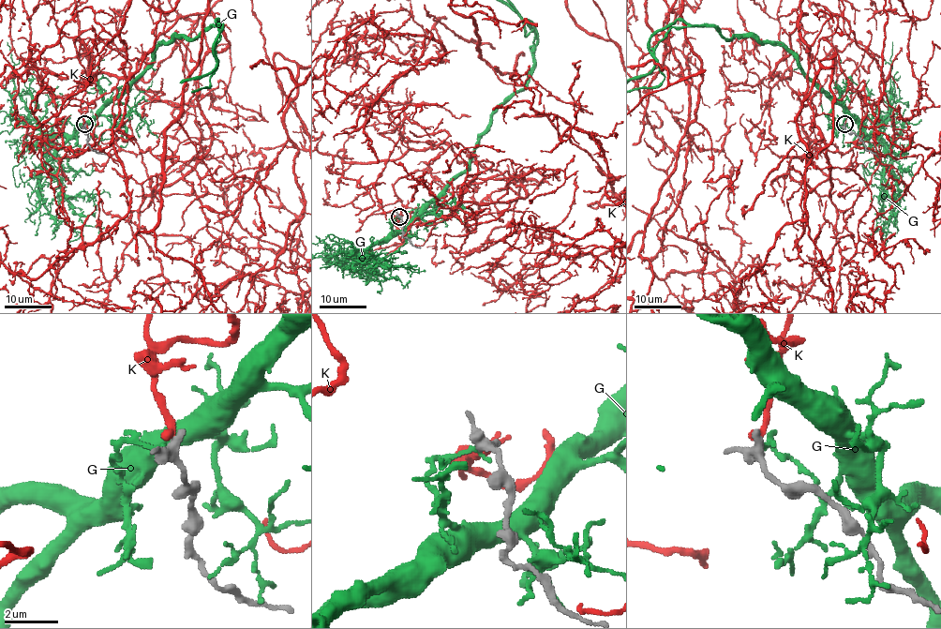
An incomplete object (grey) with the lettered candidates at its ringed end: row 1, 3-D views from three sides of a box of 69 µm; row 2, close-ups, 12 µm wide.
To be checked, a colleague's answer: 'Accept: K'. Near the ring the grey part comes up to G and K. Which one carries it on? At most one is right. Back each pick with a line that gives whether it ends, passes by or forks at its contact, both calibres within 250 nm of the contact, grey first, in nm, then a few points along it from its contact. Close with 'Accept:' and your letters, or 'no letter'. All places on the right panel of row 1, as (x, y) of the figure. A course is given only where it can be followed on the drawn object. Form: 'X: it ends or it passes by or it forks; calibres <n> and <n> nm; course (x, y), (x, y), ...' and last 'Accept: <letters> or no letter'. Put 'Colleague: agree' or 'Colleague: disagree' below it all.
K: it ends; calibres 360 and 320 nm
Accept: K
Colleague: agree

